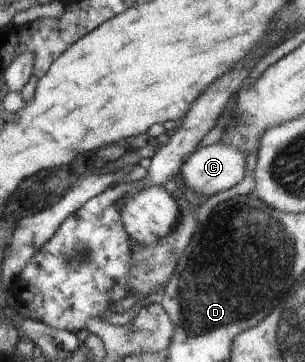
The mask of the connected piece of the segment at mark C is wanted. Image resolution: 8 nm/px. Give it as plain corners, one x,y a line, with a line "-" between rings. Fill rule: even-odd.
217,142
207,147
199,147
196,153
192,153
180,169
184,184
192,192
206,198
222,193
237,185
246,173
246,155
243,151
236,149
234,145

